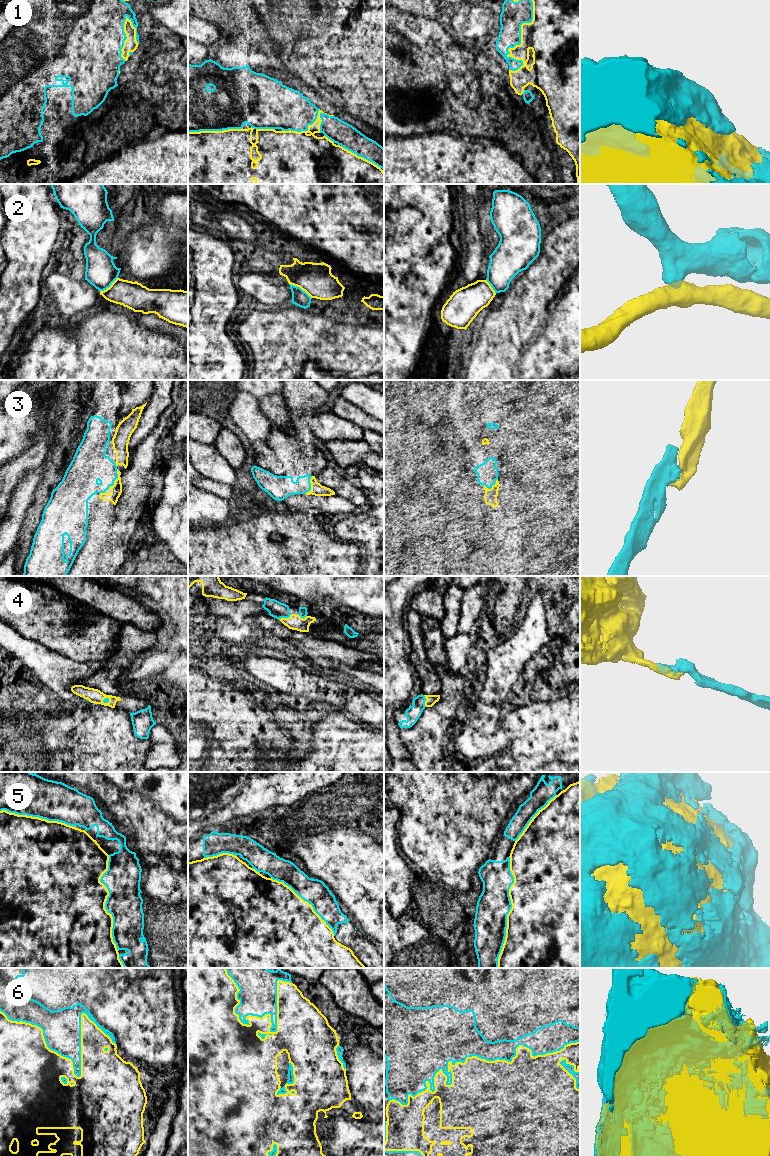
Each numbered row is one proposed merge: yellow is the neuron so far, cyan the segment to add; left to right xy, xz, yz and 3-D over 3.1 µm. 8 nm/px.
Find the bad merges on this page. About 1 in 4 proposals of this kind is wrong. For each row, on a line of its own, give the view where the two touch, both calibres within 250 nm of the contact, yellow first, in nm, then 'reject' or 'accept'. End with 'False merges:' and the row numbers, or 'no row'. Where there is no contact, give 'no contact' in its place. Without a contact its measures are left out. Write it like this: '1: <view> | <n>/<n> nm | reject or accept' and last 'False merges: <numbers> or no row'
1: yz | 400/200 nm | accept
2: xz | 260/130 nm | reject
3: xy | 90/280 nm | accept
4: xz | 120/140 nm | accept
5: yz | 500/260 nm | accept
6: yz | 420/440 nm | accept
False merges: 2

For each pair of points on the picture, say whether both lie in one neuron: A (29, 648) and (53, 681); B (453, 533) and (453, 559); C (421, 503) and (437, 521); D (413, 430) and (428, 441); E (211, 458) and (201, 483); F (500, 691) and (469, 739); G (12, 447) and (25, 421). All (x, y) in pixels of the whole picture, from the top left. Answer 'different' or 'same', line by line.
A: same
B: same
C: same
D: same
E: different
F: same
G: same

